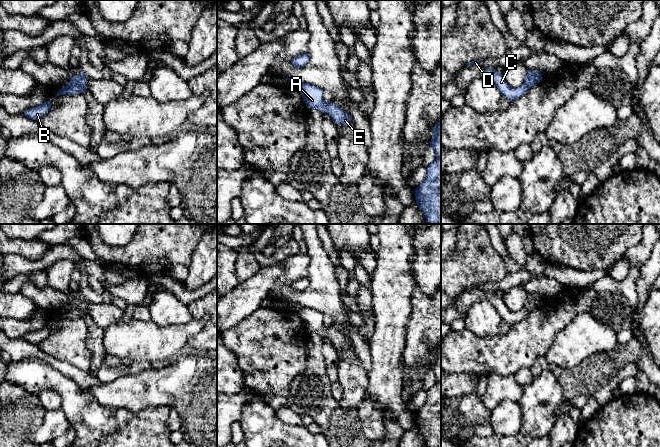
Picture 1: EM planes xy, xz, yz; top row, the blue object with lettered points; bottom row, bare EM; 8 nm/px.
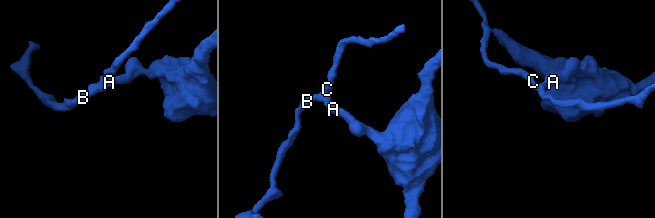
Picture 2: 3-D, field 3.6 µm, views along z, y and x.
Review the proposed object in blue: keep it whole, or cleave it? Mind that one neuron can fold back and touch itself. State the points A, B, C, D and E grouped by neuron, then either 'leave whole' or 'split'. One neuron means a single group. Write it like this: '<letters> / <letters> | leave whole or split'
A E / B C D | split

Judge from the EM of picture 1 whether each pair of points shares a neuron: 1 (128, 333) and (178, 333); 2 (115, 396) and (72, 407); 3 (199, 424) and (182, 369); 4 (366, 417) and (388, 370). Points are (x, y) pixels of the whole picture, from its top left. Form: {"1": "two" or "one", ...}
{"1": "one", "2": "two", "3": "one", "4": "two"}

